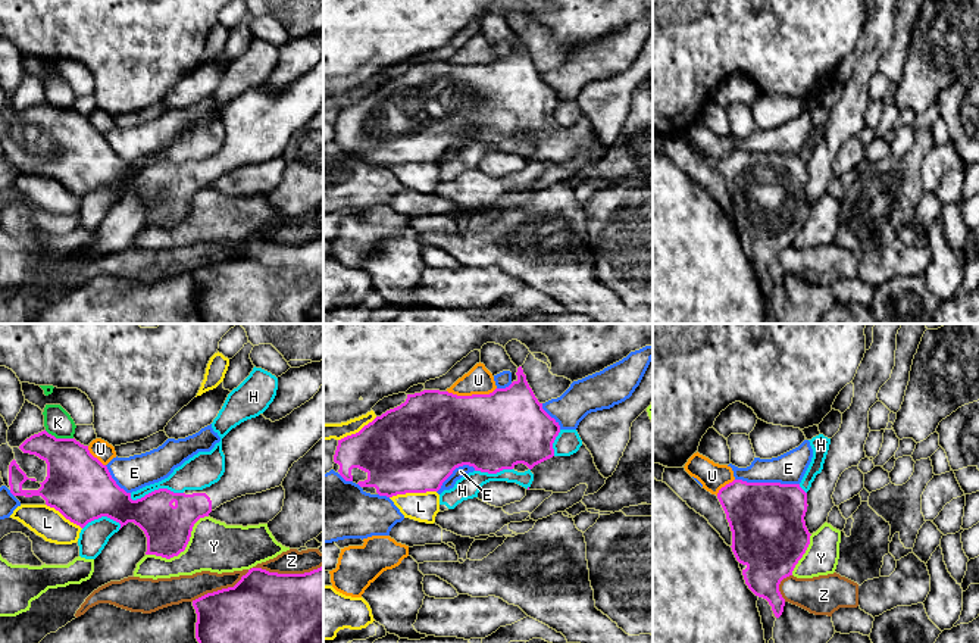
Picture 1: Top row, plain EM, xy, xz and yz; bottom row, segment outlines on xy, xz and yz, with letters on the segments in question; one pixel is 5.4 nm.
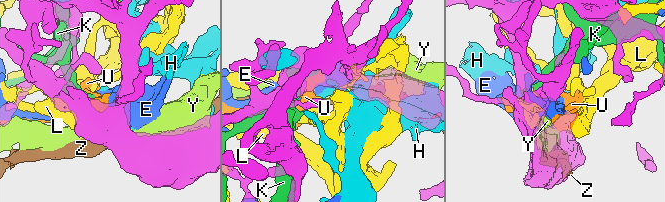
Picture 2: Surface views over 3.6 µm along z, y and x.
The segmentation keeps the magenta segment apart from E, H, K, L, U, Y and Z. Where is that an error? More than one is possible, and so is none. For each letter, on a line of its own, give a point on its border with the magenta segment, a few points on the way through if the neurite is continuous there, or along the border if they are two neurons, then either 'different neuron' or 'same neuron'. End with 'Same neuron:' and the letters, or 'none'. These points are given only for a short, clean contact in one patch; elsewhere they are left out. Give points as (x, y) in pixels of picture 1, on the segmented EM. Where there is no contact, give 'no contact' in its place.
E: yz (768, 483) | different neuron
H: xy (156, 490) | different neuron
K: xy (59, 439) | different neuron
L: xz (412, 492) | different neuron
U: xz (472, 395) | different neuron
Y: xy (184, 549) | different neuron
Z: xy (256, 568) | different neuron
Same neuron: none

